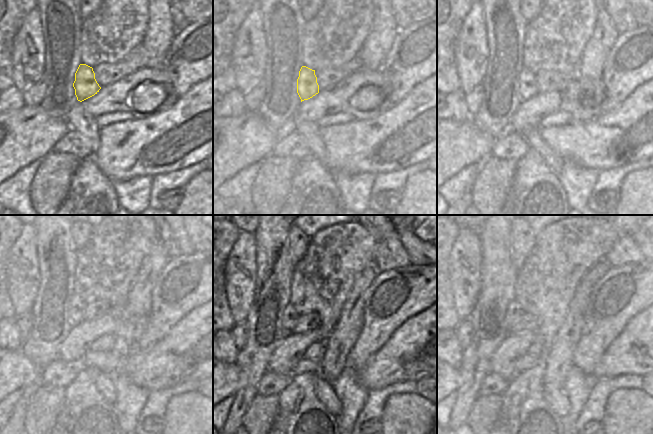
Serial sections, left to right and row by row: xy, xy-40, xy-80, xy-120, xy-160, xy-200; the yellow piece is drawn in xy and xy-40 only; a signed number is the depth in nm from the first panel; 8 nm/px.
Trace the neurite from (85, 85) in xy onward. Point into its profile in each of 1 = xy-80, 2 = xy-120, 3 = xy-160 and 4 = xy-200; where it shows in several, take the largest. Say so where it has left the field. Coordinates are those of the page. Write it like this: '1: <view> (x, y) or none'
1: xy-80 (527, 81)
2: xy-120 (77, 305)
3: xy-160 (290, 315)
4: xy-200 (513, 312)

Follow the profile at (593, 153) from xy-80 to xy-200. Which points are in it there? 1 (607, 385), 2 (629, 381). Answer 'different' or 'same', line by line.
1: different
2: different

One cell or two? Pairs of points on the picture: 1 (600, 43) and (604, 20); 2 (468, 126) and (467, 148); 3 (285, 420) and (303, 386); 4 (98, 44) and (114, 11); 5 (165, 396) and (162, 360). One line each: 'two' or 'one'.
1: one
2: one
3: one
4: one
5: two

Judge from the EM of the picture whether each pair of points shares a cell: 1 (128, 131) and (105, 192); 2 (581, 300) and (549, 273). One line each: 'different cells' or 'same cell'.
1: different cells
2: different cells

